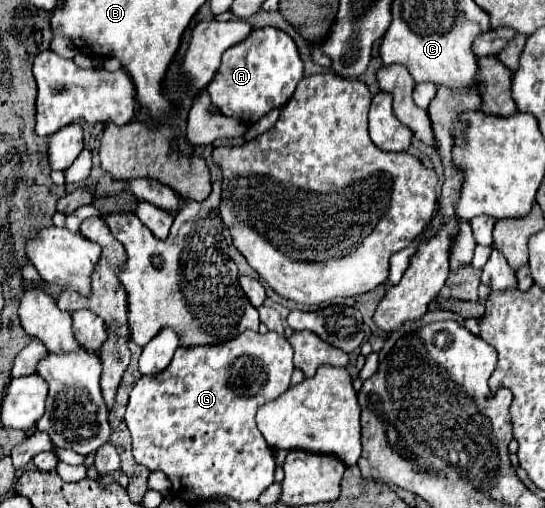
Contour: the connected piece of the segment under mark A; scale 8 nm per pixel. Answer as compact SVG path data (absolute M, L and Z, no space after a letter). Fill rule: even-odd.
M272 26L254 28L248 40L234 44L222 56L220 68L216 70L212 82L208 84L208 94L212 104L224 112L224 116L232 116L242 120L244 124L256 124L262 116L266 116L272 108L284 104L298 82L304 78L304 64L298 56L298 48L294 40Z

